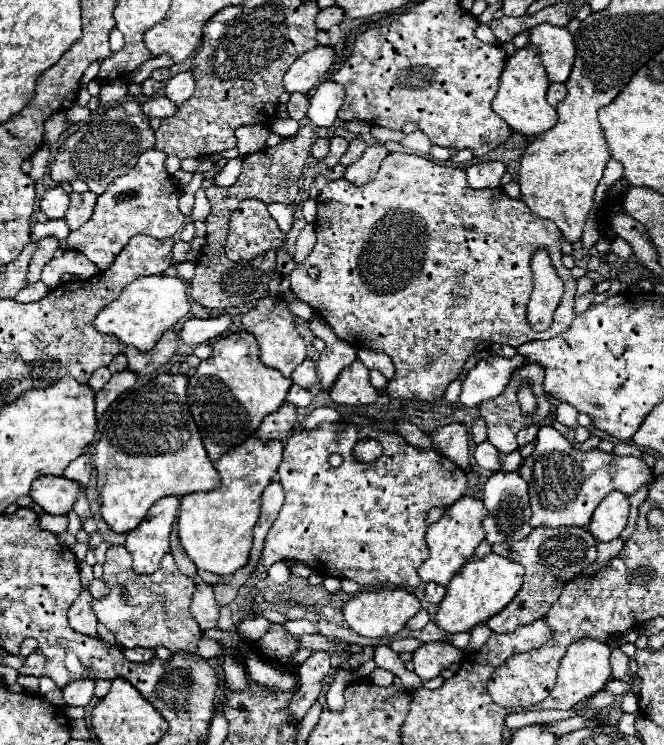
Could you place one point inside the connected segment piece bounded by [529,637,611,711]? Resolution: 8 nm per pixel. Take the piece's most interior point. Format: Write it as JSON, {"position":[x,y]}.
{"position":[584,670]}

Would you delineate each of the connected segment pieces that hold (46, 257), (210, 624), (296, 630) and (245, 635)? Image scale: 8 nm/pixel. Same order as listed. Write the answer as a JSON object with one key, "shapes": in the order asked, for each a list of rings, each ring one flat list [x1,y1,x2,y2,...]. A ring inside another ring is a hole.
{"shapes":[[[47,237,41,239,37,245,37,251,33,253,33,259,29,263,29,271,27,271,27,283,35,283,41,279,41,271,43,267,55,257,55,251,59,249,59,241,55,237]],[[199,583,197,591,191,599,191,613,195,617,195,621,199,623,201,631,207,629,215,629,217,621,219,621,219,605,213,597,213,589,207,583]],[[299,619,299,621,287,621,287,623,283,623,281,627,285,627,285,629,287,629,287,633,291,633,291,635,317,633,317,631,315,631,315,627,313,627,309,621,305,621,305,619]],[[259,615,257,617,249,617,249,619,239,623,239,637,243,641,247,641,247,643,255,643,267,633,267,629,271,625,273,625,273,621,269,621,267,617,259,617]]]}

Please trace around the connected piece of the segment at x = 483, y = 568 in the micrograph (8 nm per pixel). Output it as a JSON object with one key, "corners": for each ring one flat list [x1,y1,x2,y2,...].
{"corners":[[489,553,485,559,471,559,463,565,463,569,449,581,447,595,439,603,439,611,435,615,435,623,449,635,469,631,479,623,485,623,489,617,497,615,519,591,523,581,523,567,515,561]]}

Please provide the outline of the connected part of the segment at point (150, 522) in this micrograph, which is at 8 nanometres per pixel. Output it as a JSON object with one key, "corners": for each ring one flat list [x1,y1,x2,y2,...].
{"corners":[[163,497,151,507,151,511,139,523,139,527,133,529,131,533,127,533,125,547,133,557,135,573,155,573,157,571,161,557,169,551,169,535,171,535,173,523,177,521,177,515,179,515,179,497]]}

